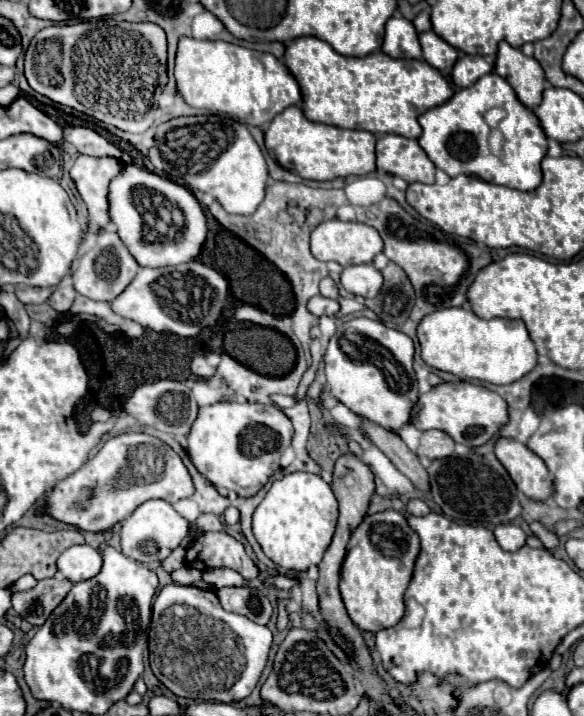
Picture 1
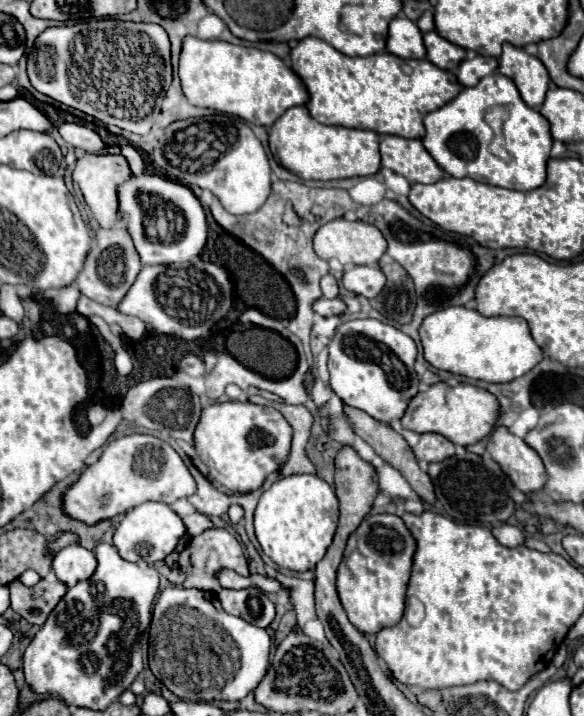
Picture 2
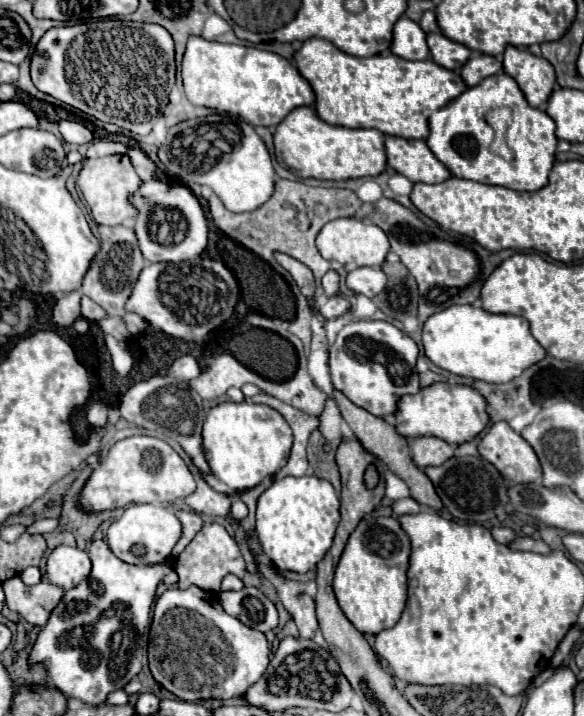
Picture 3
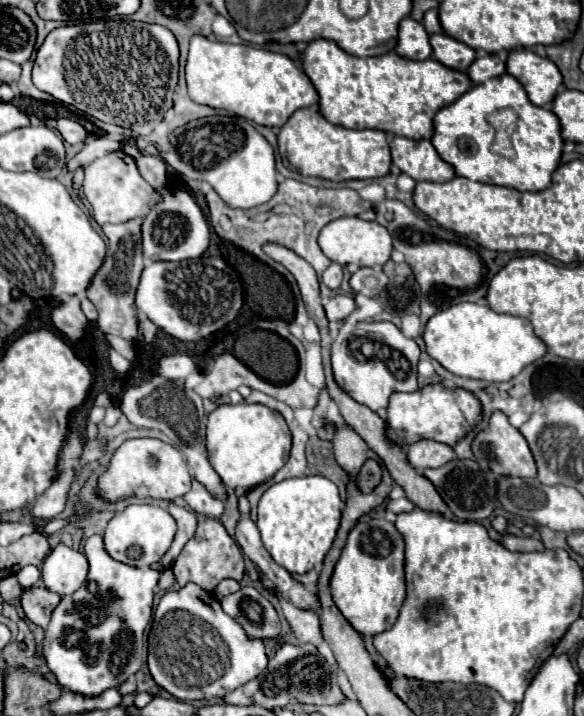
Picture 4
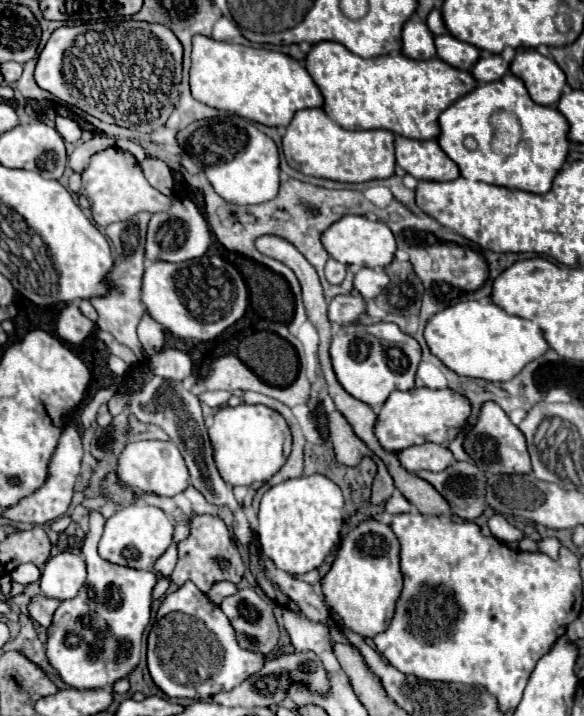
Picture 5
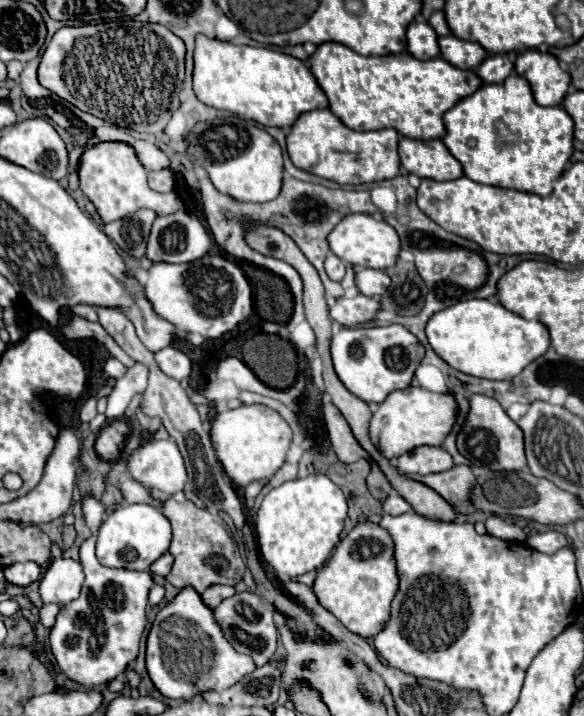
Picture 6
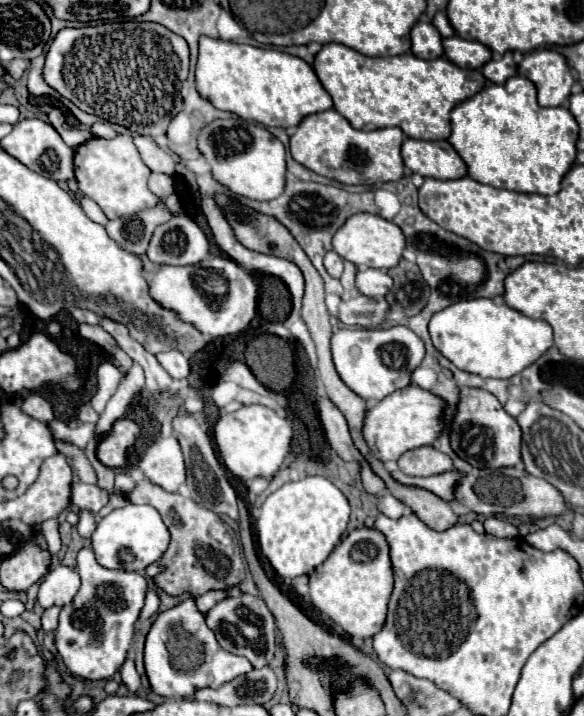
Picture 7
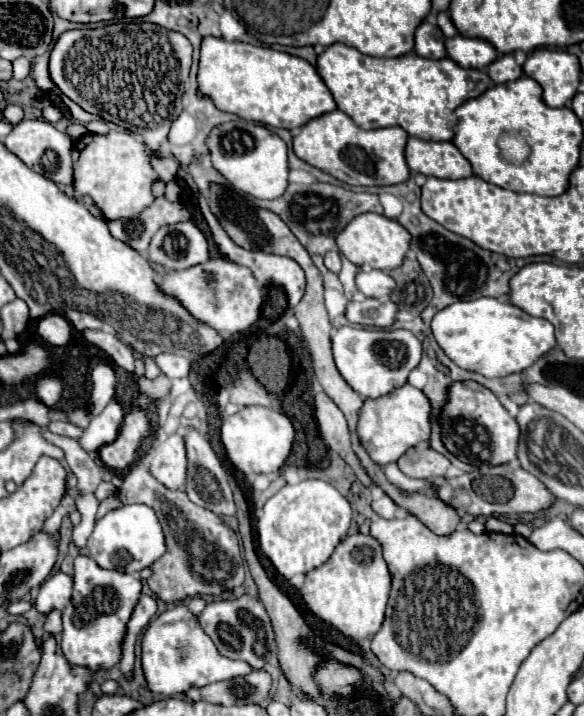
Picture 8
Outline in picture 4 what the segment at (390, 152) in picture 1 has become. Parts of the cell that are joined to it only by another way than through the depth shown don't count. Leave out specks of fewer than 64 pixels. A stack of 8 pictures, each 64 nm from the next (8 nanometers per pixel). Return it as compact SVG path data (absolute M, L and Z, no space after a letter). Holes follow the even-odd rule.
M394 136L390 142L392 164L396 164L404 174L412 176L416 182L448 182L456 176L454 168L440 158L430 140L410 140L404 136Z

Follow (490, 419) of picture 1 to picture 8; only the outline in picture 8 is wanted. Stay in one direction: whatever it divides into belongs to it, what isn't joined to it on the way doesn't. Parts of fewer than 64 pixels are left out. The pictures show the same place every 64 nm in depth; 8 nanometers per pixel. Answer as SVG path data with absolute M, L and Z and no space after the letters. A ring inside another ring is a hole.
M404 384L394 392L380 396L376 400L364 400L358 416L356 434L360 444L366 448L368 456L384 466L388 462L396 462L408 448L416 446L418 442L428 442L430 438L430 402L422 390Z

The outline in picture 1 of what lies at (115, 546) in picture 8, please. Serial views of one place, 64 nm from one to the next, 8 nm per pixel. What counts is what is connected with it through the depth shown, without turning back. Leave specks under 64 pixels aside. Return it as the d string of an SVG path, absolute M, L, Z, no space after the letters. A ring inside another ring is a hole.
M148 500L140 504L128 518L122 520L120 530L120 546L122 554L126 554L132 560L150 564L150 562L162 562L180 542L188 536L188 522L172 508L172 504L164 500Z

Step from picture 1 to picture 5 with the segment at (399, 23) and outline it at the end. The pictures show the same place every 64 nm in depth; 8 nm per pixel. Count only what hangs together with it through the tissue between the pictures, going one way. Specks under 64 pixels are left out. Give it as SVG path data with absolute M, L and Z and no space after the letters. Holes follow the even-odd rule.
M412 18L404 24L402 52L414 60L430 60L436 56L434 34L428 30L428 26L422 20Z

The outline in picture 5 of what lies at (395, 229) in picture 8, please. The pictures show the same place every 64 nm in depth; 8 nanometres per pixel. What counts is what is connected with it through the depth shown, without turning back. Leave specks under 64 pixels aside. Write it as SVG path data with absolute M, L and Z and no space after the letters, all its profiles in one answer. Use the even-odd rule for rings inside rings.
M348 214L338 222L334 222L322 234L322 244L334 260L342 264L356 264L356 266L368 266L368 268L388 266L394 260L394 252L396 252L396 238L384 222L368 220L366 216L356 216L356 214Z

